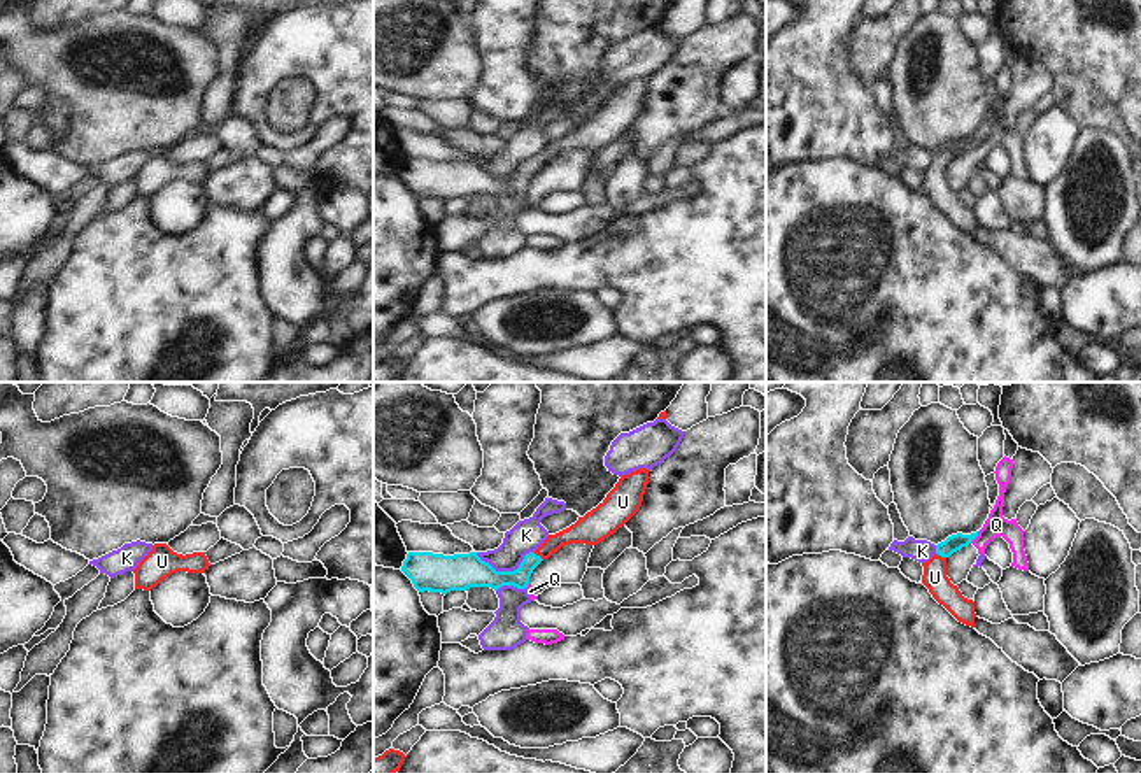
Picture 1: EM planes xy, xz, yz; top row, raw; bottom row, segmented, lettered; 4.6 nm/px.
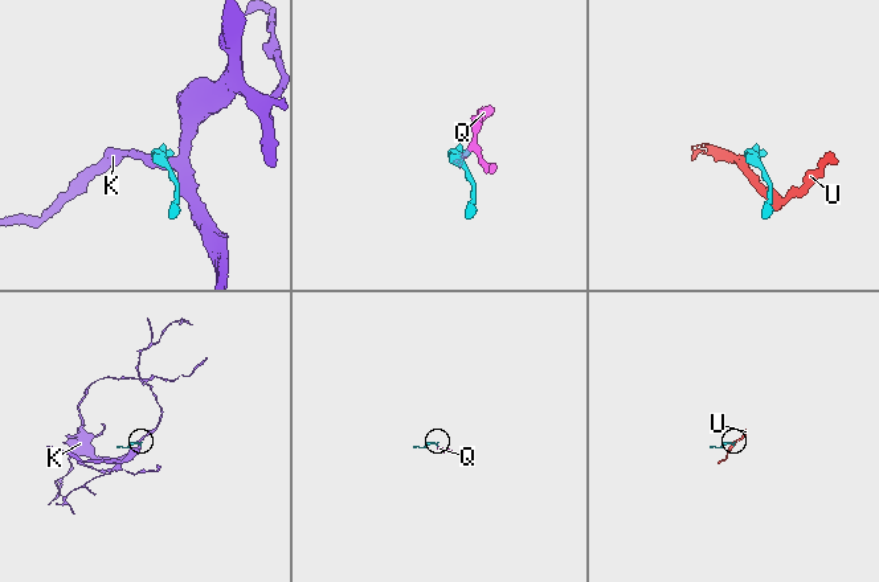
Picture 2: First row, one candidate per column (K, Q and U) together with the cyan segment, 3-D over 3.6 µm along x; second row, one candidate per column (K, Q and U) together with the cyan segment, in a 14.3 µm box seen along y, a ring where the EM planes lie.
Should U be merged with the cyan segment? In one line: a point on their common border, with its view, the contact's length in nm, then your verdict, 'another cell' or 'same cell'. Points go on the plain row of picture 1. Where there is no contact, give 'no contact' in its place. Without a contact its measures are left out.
meets cyan in yz at (942, 163); contact 50 nm long; same cell

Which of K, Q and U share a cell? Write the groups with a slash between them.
K / Q / U

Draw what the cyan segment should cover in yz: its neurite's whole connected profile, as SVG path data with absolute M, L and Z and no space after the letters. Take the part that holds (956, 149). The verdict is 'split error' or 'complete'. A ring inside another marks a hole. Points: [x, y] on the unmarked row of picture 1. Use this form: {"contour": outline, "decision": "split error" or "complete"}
{"contour": "M978 138L971 142L952 142L936 152L936 161L927 170L922 170L922 191L929 196L932 205L943 212L959 230L971 235L974 235L976 224L974 209L964 205L959 195L950 189L946 184L946 167L962 154L967 154L976 144Z", "decision": "split error"}

